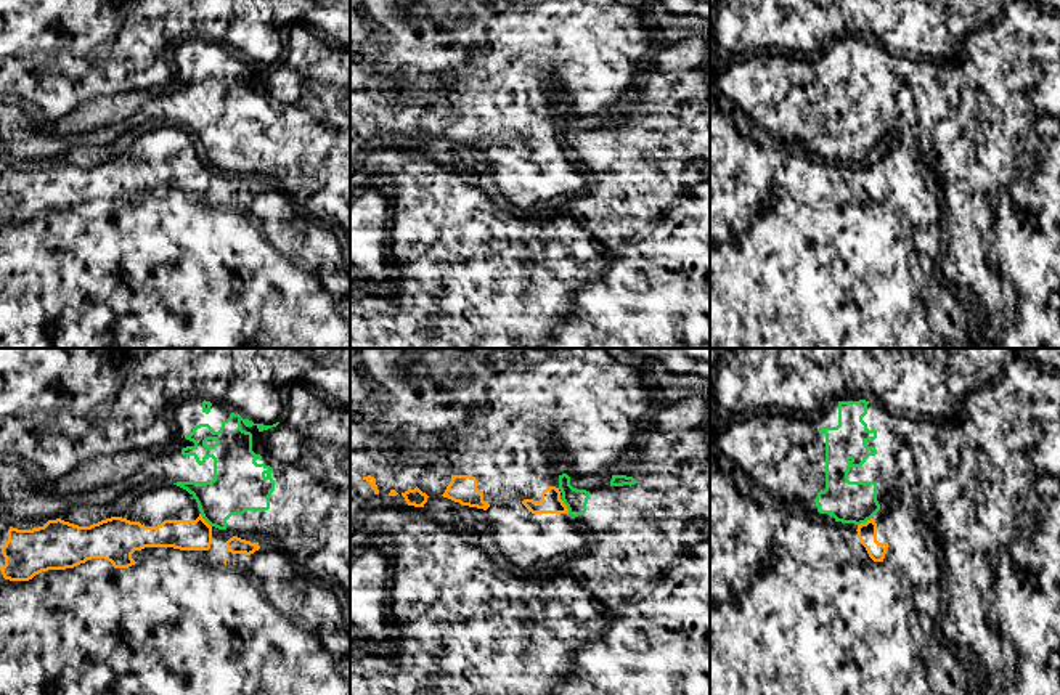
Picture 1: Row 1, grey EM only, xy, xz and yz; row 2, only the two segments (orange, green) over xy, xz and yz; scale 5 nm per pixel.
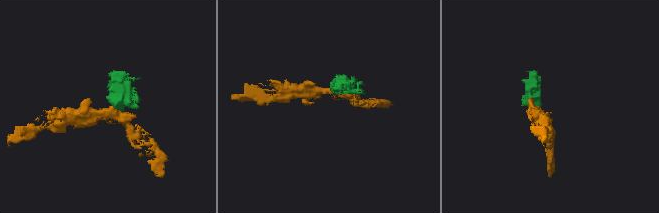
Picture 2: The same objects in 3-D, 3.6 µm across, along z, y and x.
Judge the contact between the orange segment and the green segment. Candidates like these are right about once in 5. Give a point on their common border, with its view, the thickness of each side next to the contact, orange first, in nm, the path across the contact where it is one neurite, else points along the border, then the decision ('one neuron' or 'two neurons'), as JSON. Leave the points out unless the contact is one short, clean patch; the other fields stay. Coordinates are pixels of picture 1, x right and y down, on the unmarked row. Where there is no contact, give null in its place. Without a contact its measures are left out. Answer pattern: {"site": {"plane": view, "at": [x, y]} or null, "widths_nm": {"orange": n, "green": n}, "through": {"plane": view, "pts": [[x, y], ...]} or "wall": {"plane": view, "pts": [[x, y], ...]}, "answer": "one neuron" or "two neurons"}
{"site": {"plane": "yz", "at": [866, 162]}, "widths_nm": {"orange": 100, "green": 220}, "wall": {"plane": "yz", "pts": [[872, 158], [858, 166]]}, "answer": "two neurons"}

